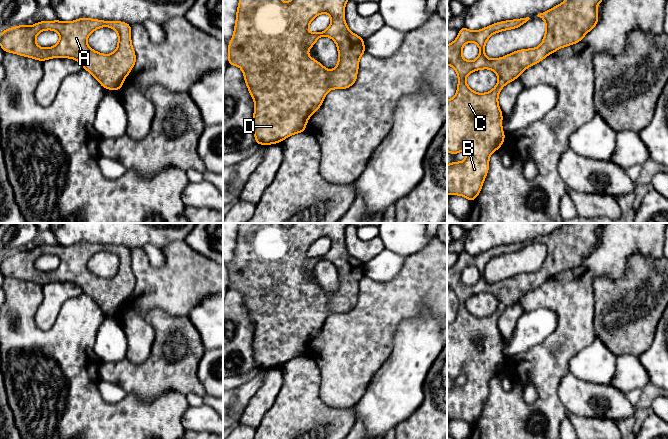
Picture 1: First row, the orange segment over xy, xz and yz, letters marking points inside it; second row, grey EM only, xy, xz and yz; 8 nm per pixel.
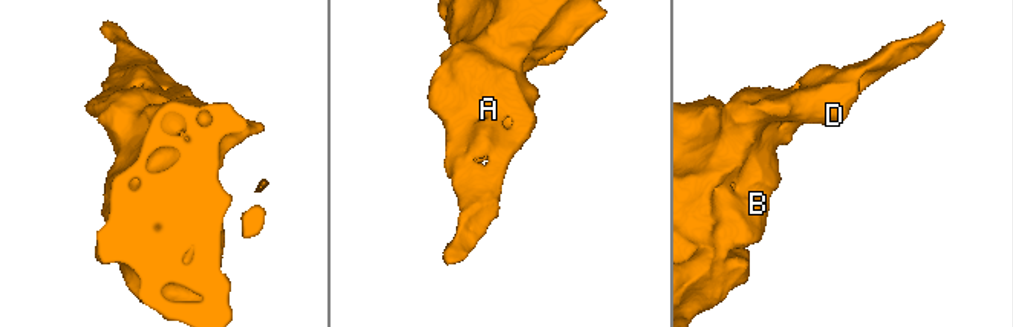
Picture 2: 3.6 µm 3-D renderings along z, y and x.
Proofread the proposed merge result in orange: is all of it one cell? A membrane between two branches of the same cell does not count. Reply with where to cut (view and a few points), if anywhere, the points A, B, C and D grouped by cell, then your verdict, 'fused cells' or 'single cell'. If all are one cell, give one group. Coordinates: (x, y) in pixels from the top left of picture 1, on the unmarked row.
cut none; groups A B C D; single cell

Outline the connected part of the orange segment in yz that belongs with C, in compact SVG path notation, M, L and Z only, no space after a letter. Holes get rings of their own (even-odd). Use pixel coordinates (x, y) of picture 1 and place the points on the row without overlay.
M566 223L549 235L538 238L537 240L542 242L546 248L545 260L541 269L537 272L521 273L497 283L488 283L485 279L484 274L488 262L497 256L522 250L530 243L529 241L497 246L477 255L470 255L465 250L459 254L456 264L447 269L447 289L451 289L458 299L456 319L447 324L447 375L455 379L464 374L466 384L447 389L447 419L464 420L471 426L476 423L489 394L489 381L495 374L501 372L505 363L505 357L502 354L503 338L498 329L498 318L501 313L507 307L519 302L525 293L534 290L551 277L580 266L597 249L597 229L603 224ZM470 265L475 266L480 274L479 280L472 286L462 281L462 271ZM480 293L492 293L498 299L497 309L491 315L482 318L471 314L465 304L468 298ZM478 340L481 340L484 345L481 352L476 347Z

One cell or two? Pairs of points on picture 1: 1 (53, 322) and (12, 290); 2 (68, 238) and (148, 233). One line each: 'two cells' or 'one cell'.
1: one cell
2: one cell

